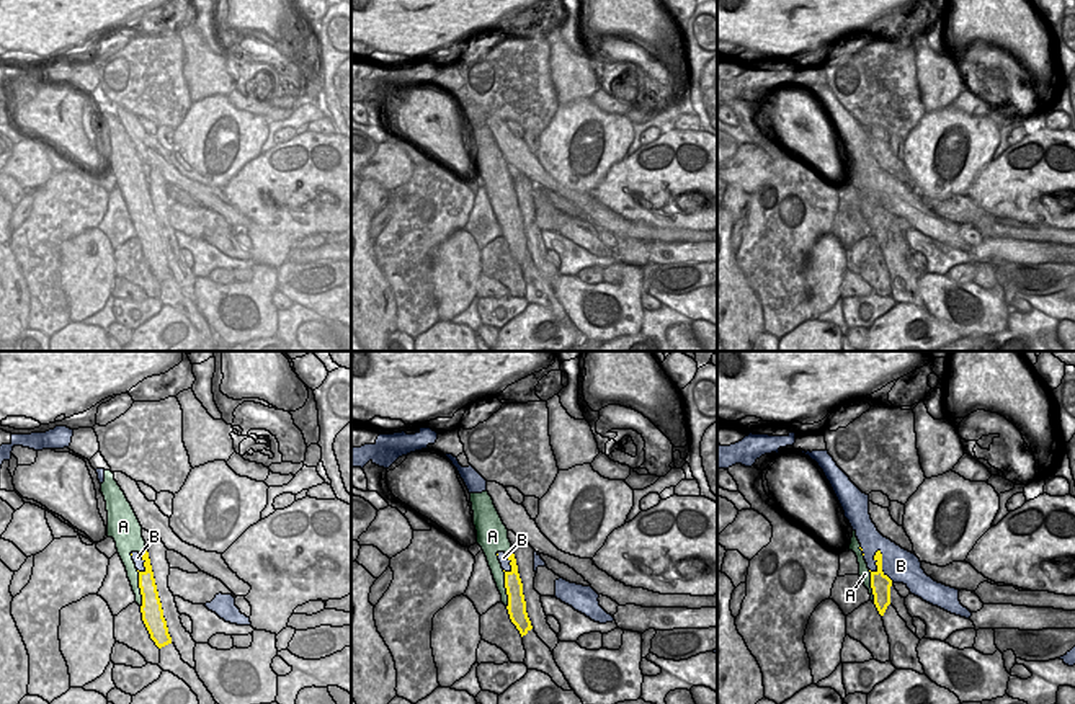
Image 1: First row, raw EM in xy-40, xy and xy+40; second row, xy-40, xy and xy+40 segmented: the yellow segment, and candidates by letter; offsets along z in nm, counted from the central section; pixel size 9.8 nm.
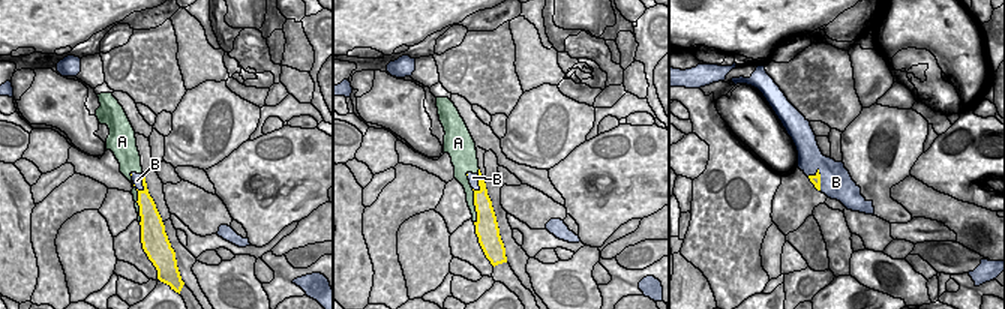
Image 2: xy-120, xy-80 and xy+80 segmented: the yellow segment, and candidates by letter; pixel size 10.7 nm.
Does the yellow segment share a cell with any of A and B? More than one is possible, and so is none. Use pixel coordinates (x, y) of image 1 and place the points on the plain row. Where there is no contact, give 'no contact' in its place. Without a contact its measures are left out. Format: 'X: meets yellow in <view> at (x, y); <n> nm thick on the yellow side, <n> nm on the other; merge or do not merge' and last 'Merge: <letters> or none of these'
A: meets yellow in xy-40 at (139, 221); 200 nm thick on the yellow side, 120 nm on the other; merge
B: meets yellow in xy+40 at (881, 200); 200 nm thick on the yellow side, 320 nm on the other; do not merge
Merge: A

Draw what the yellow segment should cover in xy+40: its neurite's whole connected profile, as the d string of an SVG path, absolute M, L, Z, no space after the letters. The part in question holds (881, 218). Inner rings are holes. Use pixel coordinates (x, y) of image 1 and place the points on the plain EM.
M853 165L851 178L848 183L856 188L858 198L859 198L859 211L861 211L864 221L869 224L871 235L876 238L879 248L884 250L887 240L890 238L892 214L882 206L881 185L877 185L874 189L877 204L871 206L864 194L864 188L863 188L859 175L856 172L856 165Z

